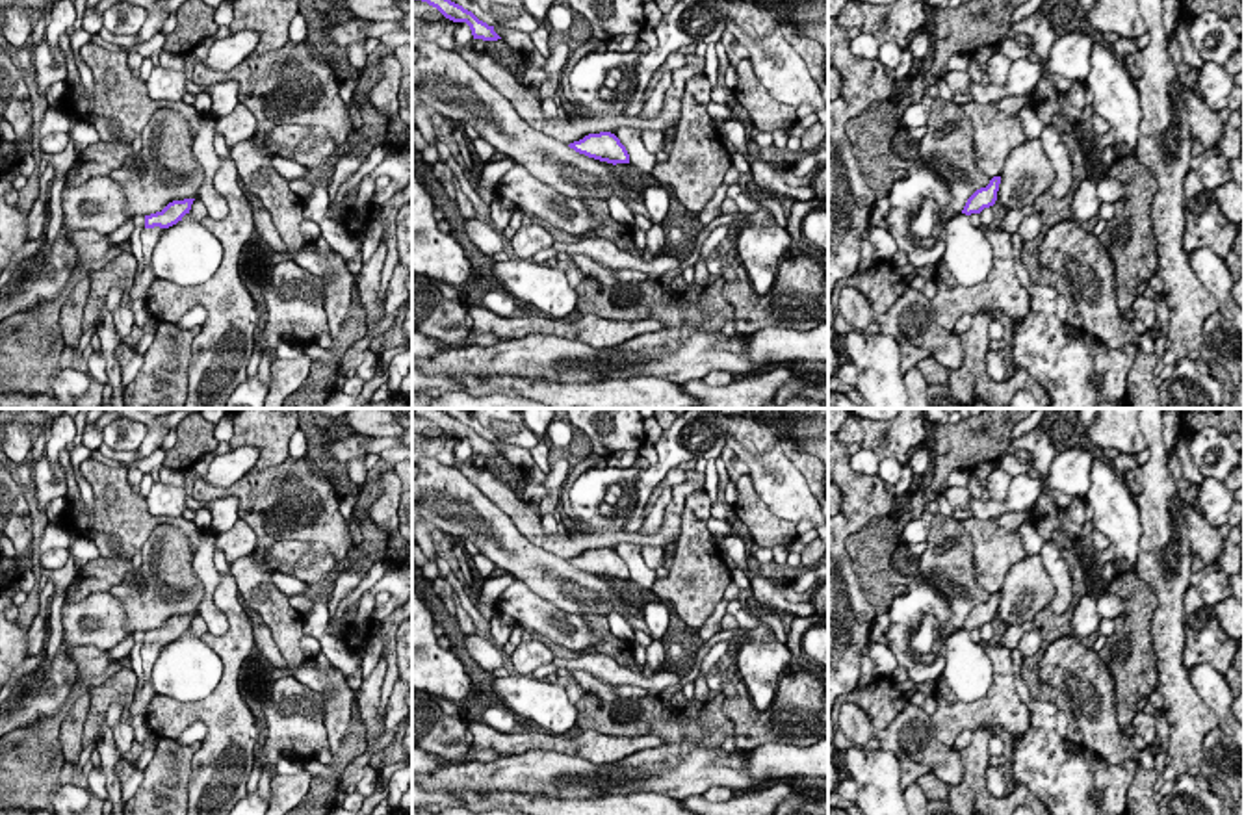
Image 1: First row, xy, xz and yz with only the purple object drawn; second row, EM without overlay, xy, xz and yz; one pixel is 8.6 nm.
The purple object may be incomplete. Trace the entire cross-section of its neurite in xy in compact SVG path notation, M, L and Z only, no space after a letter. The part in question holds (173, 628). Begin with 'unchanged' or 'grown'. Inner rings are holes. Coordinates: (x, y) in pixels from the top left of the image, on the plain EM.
unchanged | M195 614L173 616L162 627L145 631L145 644L169 644L182 637L186 629L189 629Z

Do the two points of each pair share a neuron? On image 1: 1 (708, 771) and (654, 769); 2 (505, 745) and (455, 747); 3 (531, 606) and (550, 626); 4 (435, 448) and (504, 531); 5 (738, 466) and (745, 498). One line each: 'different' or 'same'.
1: same
2: different
3: same
4: different
5: different

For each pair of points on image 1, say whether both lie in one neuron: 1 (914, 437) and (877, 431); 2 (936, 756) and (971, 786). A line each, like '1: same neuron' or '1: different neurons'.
1: same neuron
2: different neurons

